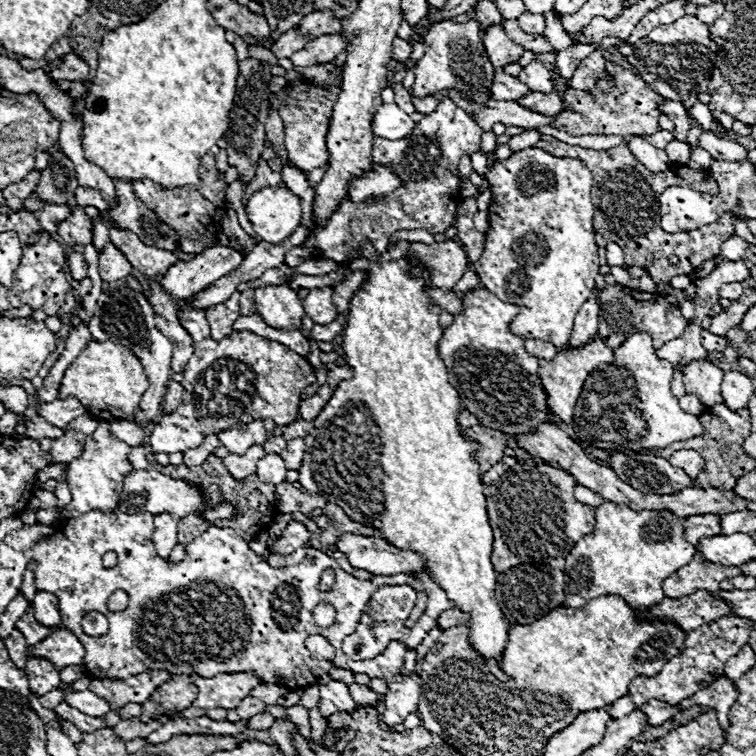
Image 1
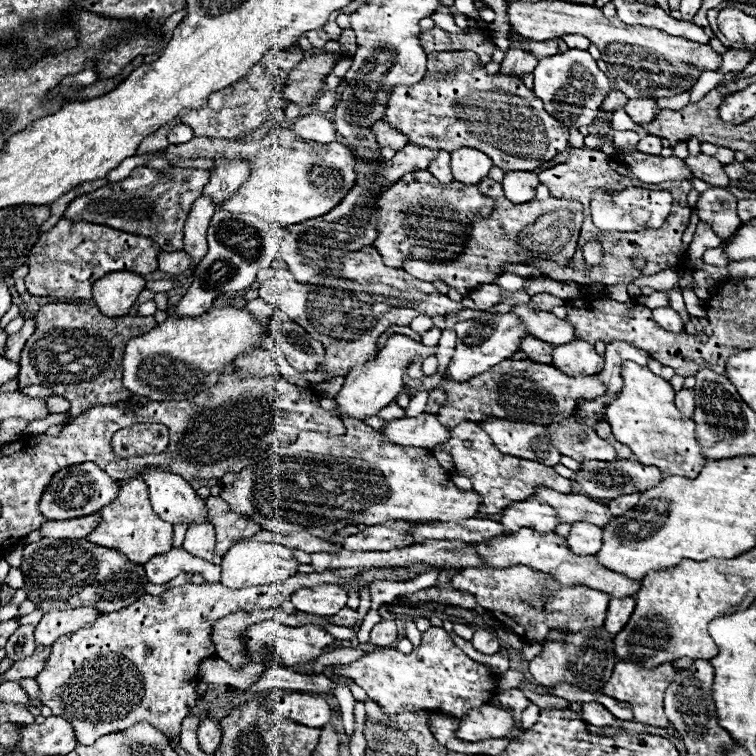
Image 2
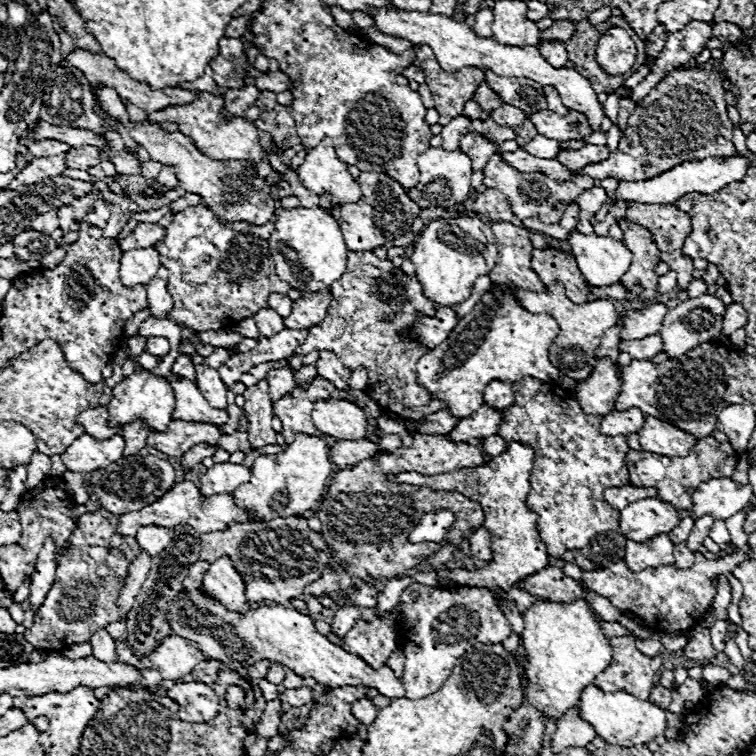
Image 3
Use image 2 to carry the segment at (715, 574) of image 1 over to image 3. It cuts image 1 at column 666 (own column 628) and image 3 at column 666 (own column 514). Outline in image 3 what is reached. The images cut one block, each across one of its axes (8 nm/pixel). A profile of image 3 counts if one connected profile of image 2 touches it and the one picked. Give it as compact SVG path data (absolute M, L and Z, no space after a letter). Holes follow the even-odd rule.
M656 534L656 538L650 538L648 542L626 542L626 556L624 562L630 570L642 572L646 568L656 566L670 566L674 564L674 544L670 536Z

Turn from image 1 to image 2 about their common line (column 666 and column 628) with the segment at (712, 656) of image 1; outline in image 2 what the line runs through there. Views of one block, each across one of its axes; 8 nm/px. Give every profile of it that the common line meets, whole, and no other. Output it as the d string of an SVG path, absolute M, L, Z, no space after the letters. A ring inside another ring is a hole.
M616 662L614 672L610 676L610 682L602 688L604 694L610 694L612 698L620 700L620 702L628 702L632 704L634 710L634 718L646 726L654 726L654 728L666 728L668 720L666 714L662 710L662 696L664 690L668 688L668 682L672 682L672 678L676 676L676 668L674 664L662 664L658 668L646 670L642 666L636 666L632 662Z

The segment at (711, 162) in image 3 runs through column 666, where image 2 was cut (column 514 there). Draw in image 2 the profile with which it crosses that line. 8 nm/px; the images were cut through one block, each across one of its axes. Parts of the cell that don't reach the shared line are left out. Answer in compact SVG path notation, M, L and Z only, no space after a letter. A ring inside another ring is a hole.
M506 172L502 186L504 194L514 204L526 204L534 200L534 192L538 186L538 176L534 172Z

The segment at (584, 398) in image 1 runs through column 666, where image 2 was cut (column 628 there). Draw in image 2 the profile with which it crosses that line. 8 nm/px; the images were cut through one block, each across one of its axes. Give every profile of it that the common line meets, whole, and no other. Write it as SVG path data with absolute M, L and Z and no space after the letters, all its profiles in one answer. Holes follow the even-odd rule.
M634 362L622 364L624 388L618 400L606 408L606 420L612 426L612 434L618 442L632 448L638 462L656 466L664 474L694 478L706 464L706 458L698 444L696 424L692 418L680 414L674 406L674 388L668 380L652 374L646 366Z

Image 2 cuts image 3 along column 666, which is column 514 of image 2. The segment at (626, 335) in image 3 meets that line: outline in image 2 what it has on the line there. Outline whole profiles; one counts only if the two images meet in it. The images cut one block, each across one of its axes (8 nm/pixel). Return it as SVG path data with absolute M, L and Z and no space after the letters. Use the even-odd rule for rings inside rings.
M524 304L512 308L512 312L522 318L528 334L532 334L552 346L560 346L560 344L574 340L574 326L568 320L556 318L552 312L534 310Z

